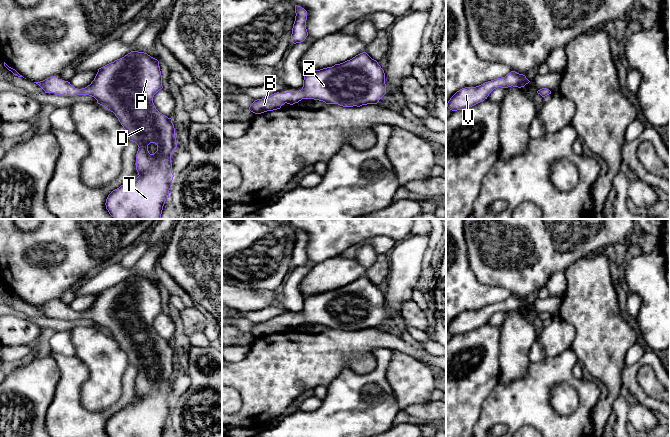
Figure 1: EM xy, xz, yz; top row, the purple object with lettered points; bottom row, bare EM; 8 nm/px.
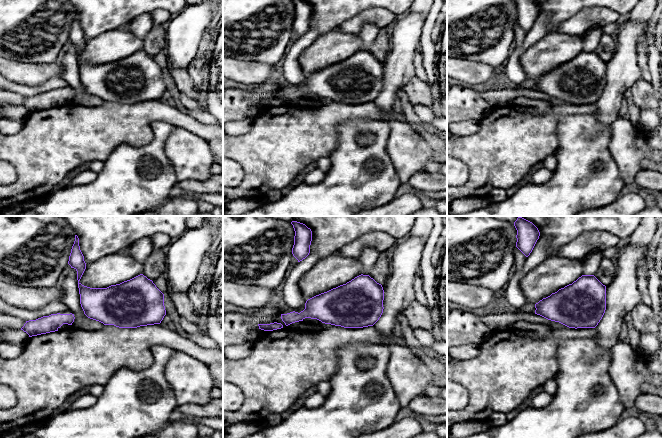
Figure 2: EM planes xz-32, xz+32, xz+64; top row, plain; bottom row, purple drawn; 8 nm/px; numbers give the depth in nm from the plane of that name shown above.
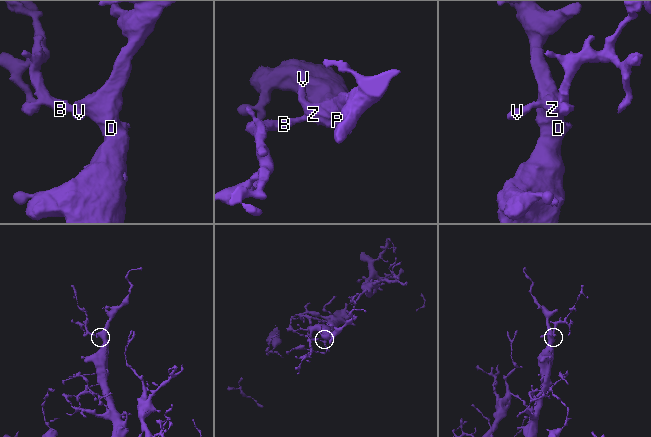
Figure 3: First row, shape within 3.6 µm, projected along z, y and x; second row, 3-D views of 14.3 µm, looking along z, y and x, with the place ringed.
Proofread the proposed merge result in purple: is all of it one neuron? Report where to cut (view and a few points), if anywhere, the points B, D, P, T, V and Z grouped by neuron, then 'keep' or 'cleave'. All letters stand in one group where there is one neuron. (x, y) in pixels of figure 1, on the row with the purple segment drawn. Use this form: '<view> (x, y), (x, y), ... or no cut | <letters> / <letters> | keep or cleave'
no cut | B D P T V Z | keep

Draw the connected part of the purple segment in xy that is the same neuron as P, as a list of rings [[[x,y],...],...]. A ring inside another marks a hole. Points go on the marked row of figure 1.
[[[131,51],[99,68],[91,84],[82,89],[77,89],[70,82],[56,76],[34,83],[45,93],[92,96],[98,104],[115,114],[127,131],[129,140],[139,147],[136,154],[136,170],[139,176],[113,190],[106,199],[106,209],[113,219],[160,219],[174,177],[171,155],[177,147],[177,142],[172,119],[160,113],[153,103],[154,95],[163,88],[159,61],[147,53]],[[150,143],[157,145],[154,154],[148,151]]]

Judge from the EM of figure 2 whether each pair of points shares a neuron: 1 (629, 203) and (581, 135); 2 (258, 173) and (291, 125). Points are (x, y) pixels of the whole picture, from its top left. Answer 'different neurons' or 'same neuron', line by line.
1: different neurons
2: same neuron

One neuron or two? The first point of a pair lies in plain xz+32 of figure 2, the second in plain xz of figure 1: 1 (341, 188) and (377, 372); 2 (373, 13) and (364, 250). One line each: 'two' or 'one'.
1: one
2: two

